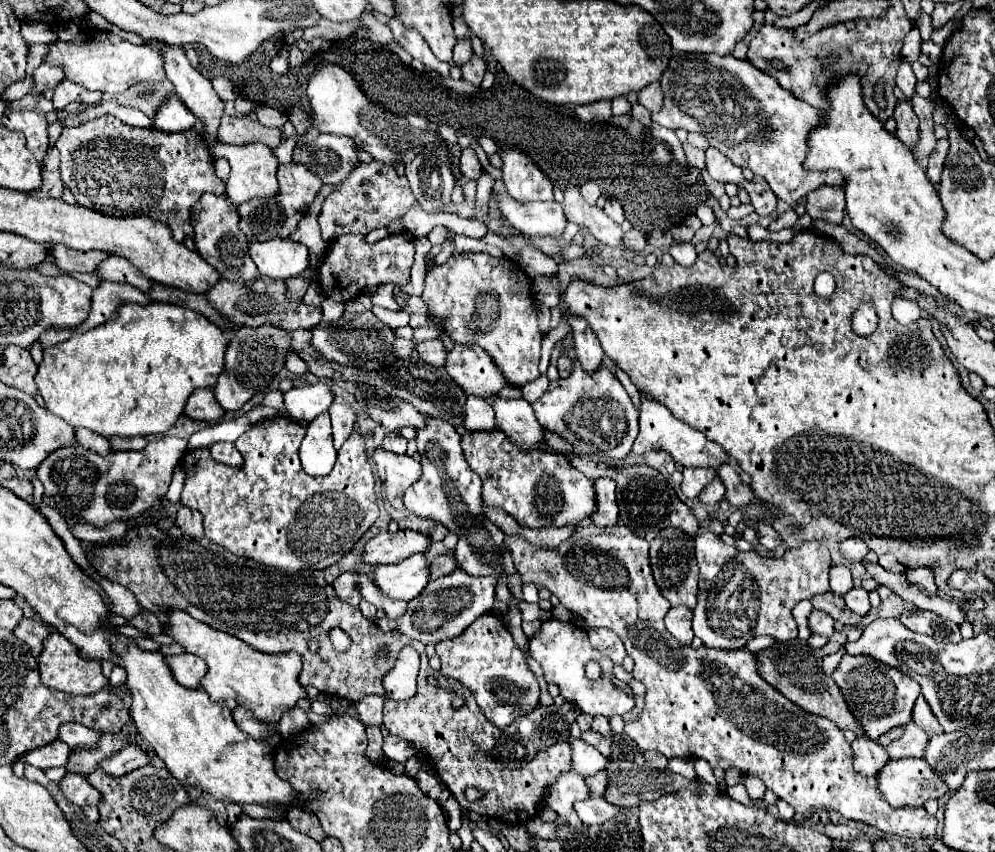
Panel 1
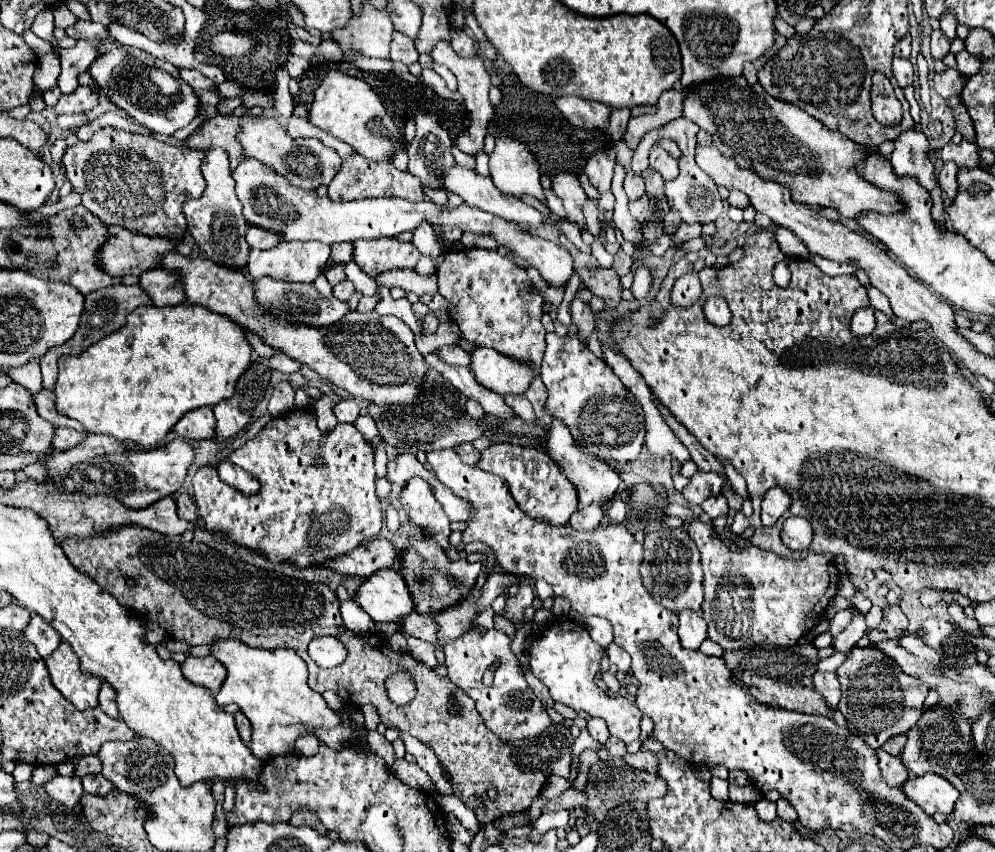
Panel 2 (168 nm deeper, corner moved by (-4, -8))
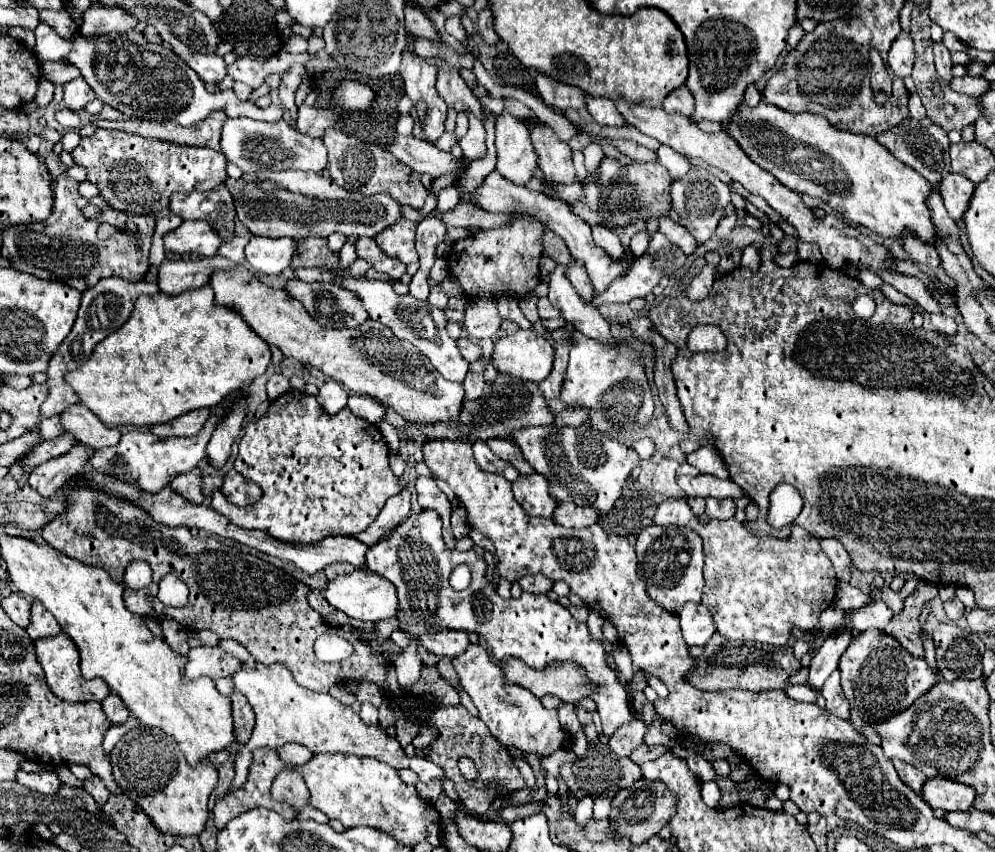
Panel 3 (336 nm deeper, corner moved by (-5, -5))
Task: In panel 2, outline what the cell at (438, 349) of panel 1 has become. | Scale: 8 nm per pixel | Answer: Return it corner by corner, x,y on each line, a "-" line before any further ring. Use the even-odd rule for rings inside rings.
453,344
453,346
443,346
437,350
437,356
445,362
445,364
451,364
451,366
469,366
469,354

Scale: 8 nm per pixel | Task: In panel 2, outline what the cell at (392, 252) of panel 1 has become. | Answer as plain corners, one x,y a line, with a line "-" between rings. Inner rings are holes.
355,240
353,242
353,260
359,268
377,278
387,270
397,268
415,268
419,260
419,250
411,242
391,240

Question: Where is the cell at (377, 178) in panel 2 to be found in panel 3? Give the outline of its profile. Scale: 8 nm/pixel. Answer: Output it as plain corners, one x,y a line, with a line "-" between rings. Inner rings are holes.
326,129
322,141
328,149
328,171
330,177
348,191
358,191
364,195
386,193
402,205
410,205
414,209
422,209
424,199
428,195
426,187
420,183
420,175
412,173
412,169
404,169
388,151
374,143
362,143
352,135
346,135
338,129

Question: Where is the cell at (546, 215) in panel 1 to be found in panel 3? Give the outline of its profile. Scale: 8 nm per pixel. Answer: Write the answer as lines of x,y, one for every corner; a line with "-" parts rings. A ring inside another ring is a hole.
396,135
386,145
386,151
392,153
398,159
398,163
414,169
416,173
428,173
432,175
432,179
456,171
462,163
462,159
454,159
450,153
436,149
428,141
404,135

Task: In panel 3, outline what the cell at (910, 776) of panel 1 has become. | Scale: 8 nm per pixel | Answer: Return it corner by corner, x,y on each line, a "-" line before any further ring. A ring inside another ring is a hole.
928,779
922,789
922,799
932,809
944,811
966,811
974,807
976,791
970,785
956,783
952,779

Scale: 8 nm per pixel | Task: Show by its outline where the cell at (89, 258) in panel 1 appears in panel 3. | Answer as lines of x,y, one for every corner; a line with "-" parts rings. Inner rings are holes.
184,221
178,229
164,235
166,251
178,255
214,257
222,245
222,237
208,221

